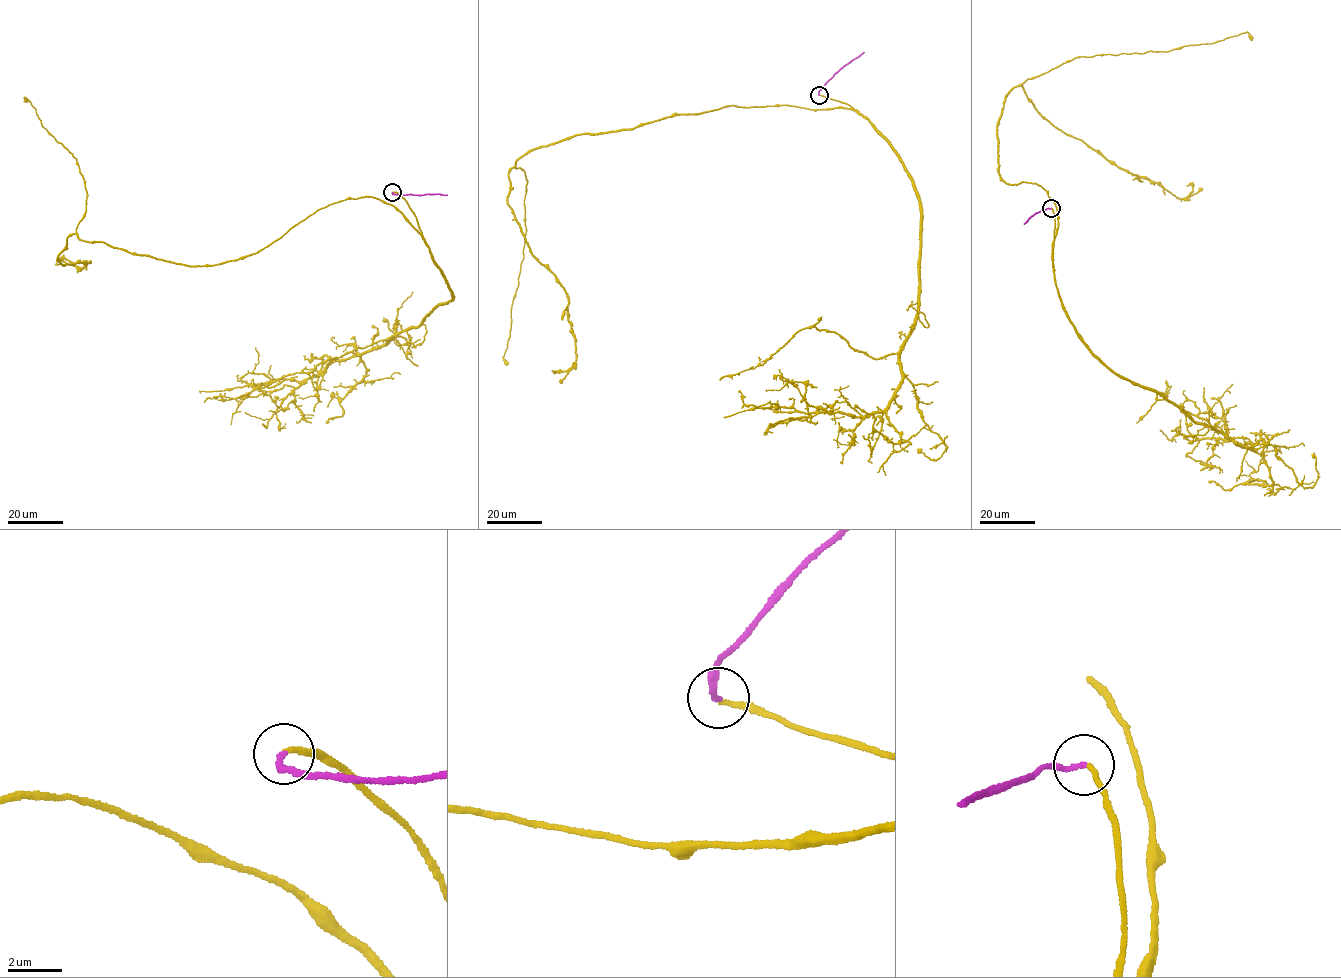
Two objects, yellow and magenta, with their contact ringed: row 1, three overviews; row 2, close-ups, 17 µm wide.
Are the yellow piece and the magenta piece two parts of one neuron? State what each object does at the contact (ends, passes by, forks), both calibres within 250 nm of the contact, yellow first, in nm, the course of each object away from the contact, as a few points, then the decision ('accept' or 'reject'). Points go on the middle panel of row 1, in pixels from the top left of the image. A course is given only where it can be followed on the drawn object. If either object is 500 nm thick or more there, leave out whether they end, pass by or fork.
yellow ends; magenta ends; calibres 160 and 190 nm; course yellow (819, 95), (856, 111), (728, 105), (525, 153), (515, 166), (527, 181), (526, 231), (508, 364); course magenta (819, 94), (835, 74), (864, 52); accept

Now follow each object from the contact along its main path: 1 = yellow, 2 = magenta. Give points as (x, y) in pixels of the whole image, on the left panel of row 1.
1: (392, 192), (420, 233), (366, 197), (320, 208), (235, 260), (133, 254), (79, 239), (79, 166), (27, 102)
2: (392, 192), (447, 195)

